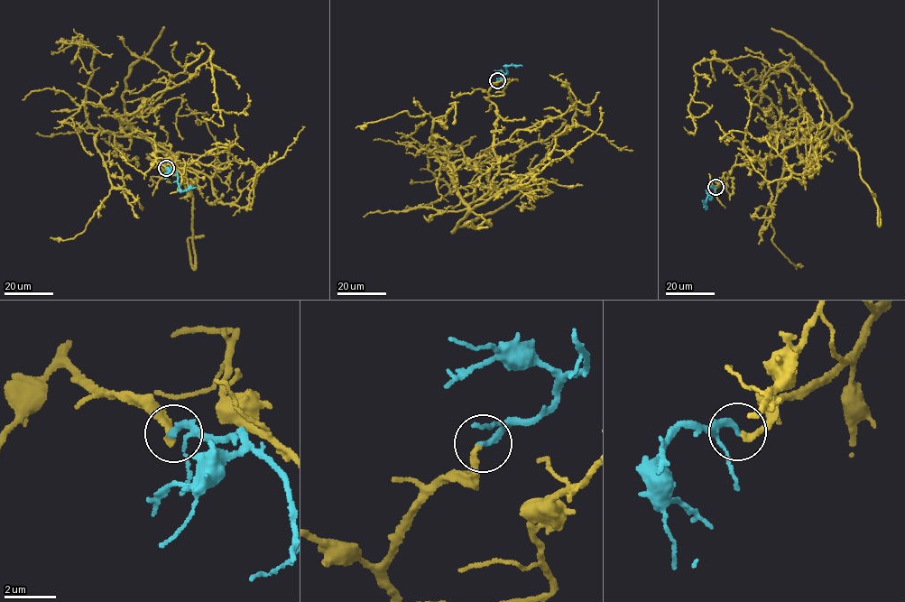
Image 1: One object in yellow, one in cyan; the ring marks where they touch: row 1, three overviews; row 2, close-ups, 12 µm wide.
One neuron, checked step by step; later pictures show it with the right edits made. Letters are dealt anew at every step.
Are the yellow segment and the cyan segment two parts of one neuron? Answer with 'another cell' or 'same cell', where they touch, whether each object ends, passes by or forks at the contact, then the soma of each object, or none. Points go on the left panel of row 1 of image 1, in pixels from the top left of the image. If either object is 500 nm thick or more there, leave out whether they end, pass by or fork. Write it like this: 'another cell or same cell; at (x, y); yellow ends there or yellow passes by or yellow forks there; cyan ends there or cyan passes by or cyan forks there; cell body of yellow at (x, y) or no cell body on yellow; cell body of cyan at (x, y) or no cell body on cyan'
same cell; at (166, 168); yellow ends there; cyan ends there; no cell body on yellow; no cell body on cyan

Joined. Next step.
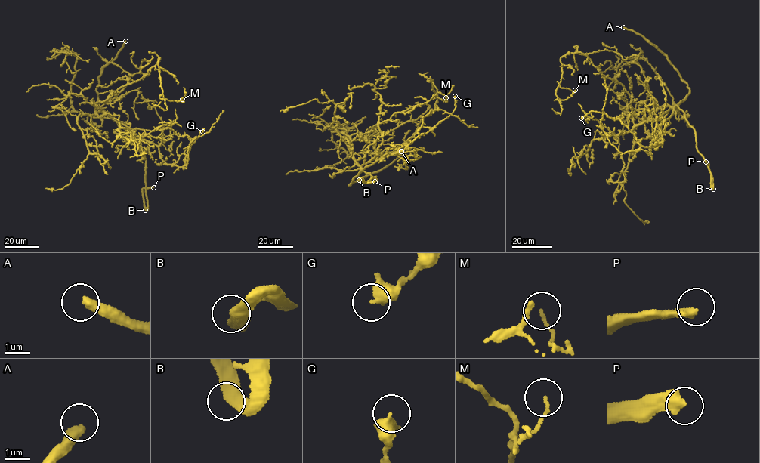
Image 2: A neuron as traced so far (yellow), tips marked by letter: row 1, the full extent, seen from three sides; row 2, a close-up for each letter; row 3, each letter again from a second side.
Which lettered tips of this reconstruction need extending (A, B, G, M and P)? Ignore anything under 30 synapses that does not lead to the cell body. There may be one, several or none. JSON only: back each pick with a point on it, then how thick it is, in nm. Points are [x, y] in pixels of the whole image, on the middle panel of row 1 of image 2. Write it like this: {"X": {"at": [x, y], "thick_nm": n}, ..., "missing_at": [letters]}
{"A": {"at": [401, 151], "thick_nm": 440}, "P": {"at": [375, 181], "thick_nm": 440}, "missing_at": ["A", "P"]}

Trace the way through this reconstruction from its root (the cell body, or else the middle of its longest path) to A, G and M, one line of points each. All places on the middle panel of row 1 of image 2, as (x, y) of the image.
A: (353, 156), (360, 170), (350, 186), (352, 182), (378, 171), (401, 151)
G: (353, 156), (363, 168), (384, 156), (403, 151), (421, 134), (433, 129), (449, 115), (455, 106), (455, 96)
M: (353, 156), (350, 148), (353, 134), (380, 134), (430, 114), (437, 97), (430, 79), (437, 91), (446, 97)

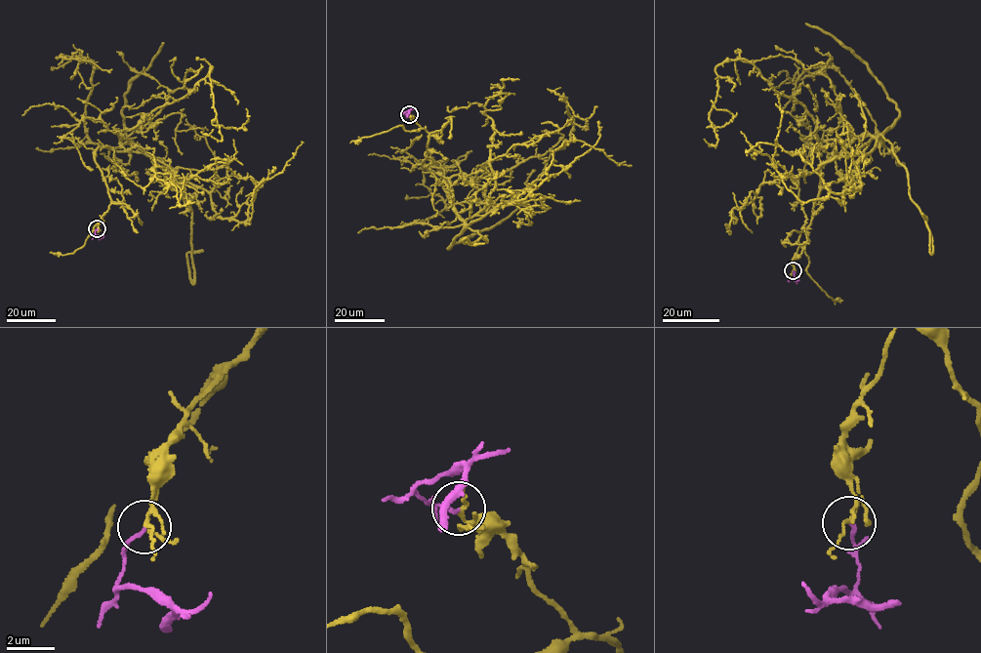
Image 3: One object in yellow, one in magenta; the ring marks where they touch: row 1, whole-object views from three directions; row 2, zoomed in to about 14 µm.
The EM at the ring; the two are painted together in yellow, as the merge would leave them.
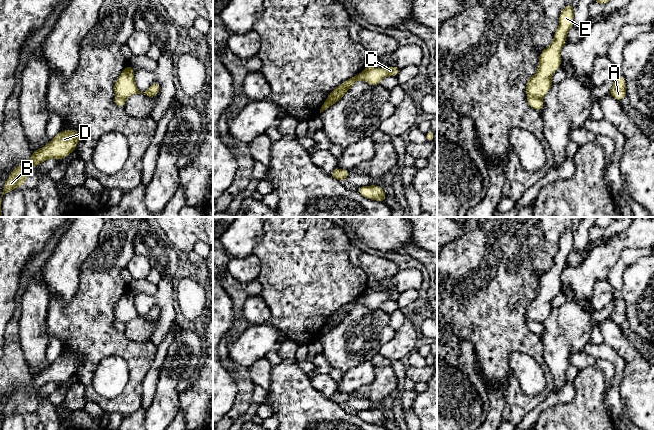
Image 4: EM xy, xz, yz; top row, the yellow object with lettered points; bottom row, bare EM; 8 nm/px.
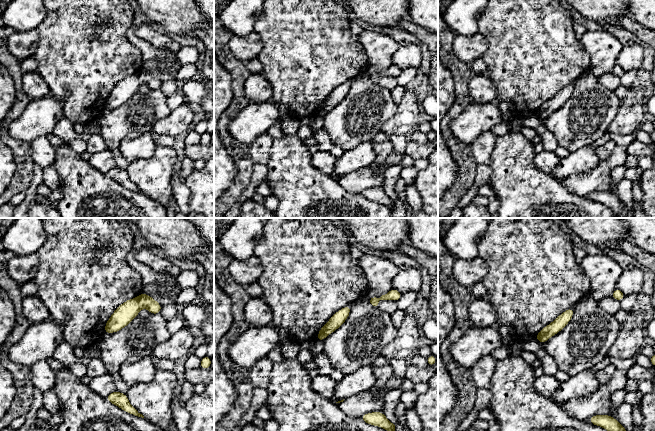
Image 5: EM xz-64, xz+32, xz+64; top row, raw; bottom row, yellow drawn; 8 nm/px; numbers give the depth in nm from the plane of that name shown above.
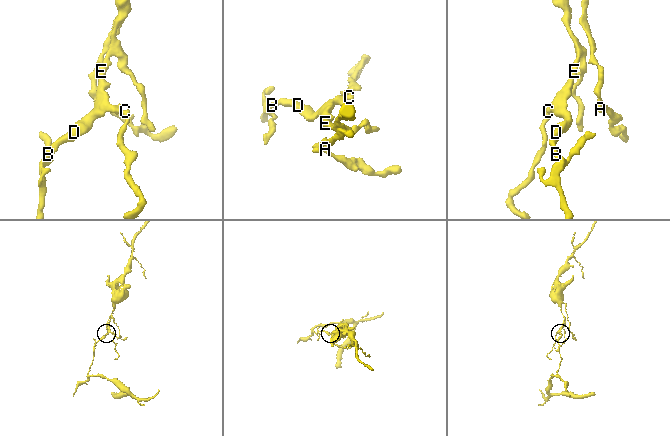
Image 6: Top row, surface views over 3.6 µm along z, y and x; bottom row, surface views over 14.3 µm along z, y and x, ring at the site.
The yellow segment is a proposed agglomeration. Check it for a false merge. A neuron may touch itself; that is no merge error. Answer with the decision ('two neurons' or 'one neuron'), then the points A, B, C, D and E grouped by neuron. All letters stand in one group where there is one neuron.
two neurons | A C E / B D

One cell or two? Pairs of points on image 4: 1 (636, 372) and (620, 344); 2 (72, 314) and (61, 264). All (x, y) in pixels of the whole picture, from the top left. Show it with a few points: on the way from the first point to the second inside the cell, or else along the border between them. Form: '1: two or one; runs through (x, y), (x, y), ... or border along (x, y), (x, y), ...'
1: one; runs through (636, 365), (627, 351)
2: two; border along (78, 279), (77, 292), (69, 301), (51, 296)

